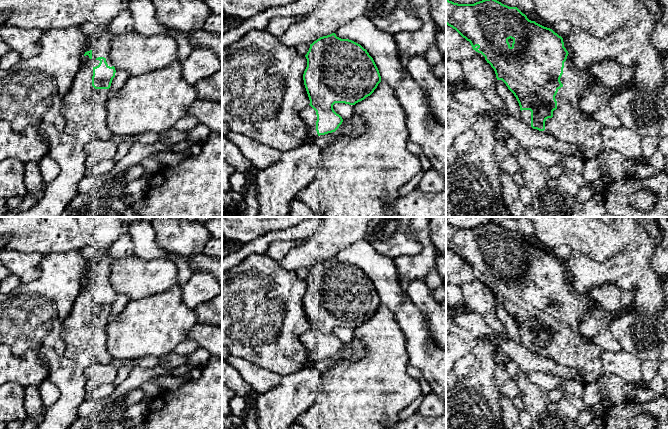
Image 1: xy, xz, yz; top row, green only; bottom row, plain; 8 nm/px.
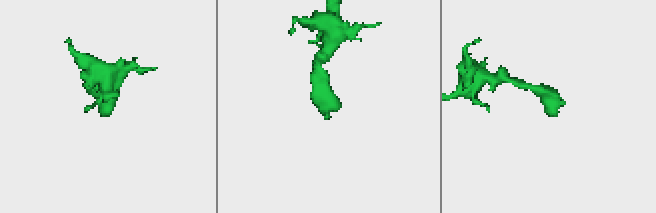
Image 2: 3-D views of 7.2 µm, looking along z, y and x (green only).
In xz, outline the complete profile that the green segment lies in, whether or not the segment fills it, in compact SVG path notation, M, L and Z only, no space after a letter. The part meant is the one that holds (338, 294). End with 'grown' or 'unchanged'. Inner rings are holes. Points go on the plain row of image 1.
M335 257L320 261L310 268L305 281L307 291L303 304L310 328L299 339L309 363L313 363L335 356L342 348L342 341L333 333L335 327L355 329L364 324L377 312L381 300L366 273L352 264L337 261Z; grown

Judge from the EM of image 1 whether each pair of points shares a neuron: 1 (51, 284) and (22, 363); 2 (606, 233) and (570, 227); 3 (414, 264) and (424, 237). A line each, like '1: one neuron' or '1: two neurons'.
1: one neuron
2: one neuron
3: one neuron

